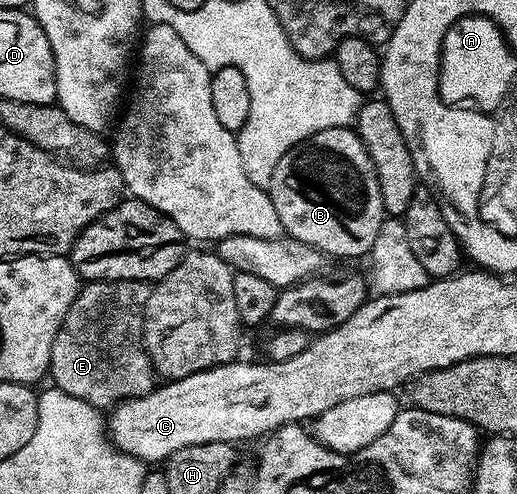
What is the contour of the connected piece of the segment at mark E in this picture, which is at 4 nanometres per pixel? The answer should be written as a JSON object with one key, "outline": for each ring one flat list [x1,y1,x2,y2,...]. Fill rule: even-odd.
{"outline":[[89,281,70,303,66,319,50,351,51,384,101,411,146,395,158,384,148,348,144,346,144,316,152,285,146,281]]}

